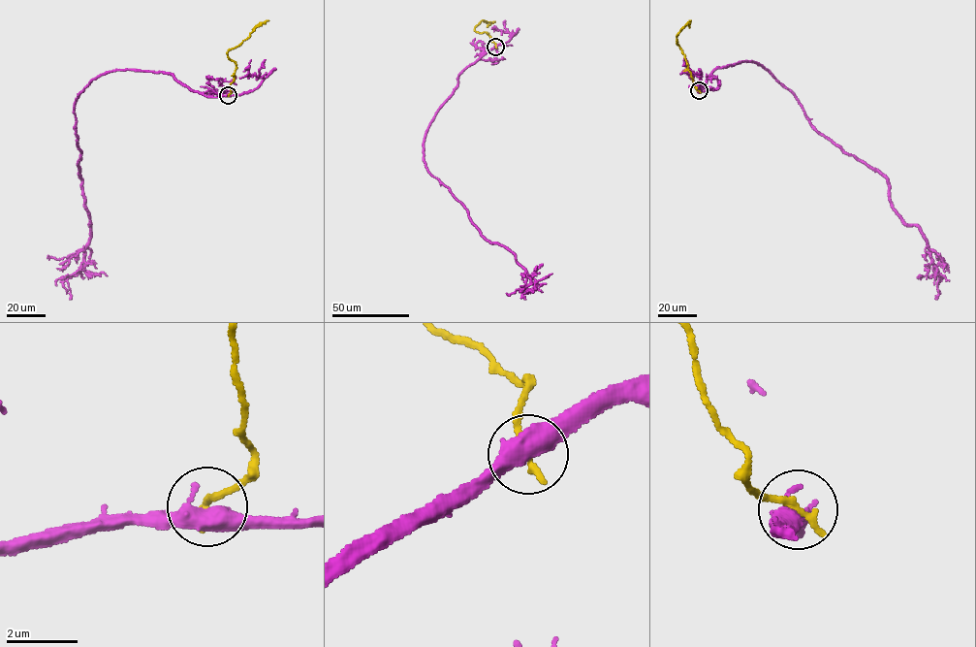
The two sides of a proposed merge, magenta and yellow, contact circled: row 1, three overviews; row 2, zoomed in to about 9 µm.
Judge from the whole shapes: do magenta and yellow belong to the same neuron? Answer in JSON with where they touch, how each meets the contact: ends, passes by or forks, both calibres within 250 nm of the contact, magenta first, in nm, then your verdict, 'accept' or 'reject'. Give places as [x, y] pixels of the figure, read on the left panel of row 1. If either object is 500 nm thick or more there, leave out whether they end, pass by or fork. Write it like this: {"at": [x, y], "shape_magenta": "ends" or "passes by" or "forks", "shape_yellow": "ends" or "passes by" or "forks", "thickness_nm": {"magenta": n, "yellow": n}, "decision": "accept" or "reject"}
{"at": [228, 95], "shape_magenta": "forks", "shape_yellow": "ends", "thickness_nm": {"magenta": 480, "yellow": 240}, "decision": "reject"}

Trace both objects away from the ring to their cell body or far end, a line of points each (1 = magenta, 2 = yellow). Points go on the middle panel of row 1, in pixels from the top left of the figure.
1: (495, 47), (459, 74), (425, 134), (424, 157), (480, 234), (514, 254), (534, 285), (528, 291), (535, 288)
2: (495, 47), (487, 32), (474, 30), (484, 19), (490, 22), (487, 26)

